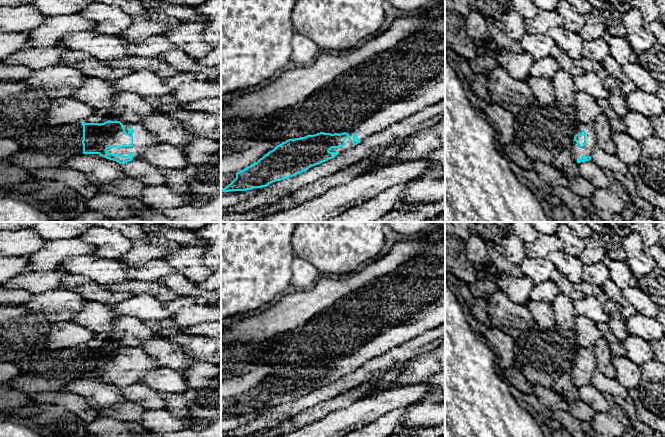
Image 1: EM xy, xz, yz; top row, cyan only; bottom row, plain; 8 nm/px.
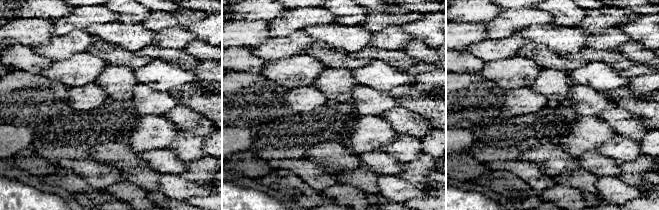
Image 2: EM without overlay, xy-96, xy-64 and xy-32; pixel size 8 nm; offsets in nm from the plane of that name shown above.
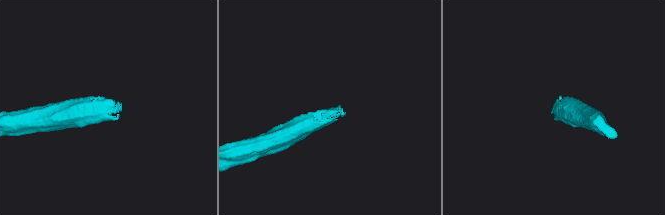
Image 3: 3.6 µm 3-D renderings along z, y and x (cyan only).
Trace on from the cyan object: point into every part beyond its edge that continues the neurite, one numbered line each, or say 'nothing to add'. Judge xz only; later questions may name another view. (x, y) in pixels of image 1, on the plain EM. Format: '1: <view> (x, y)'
1: xz (434, 315)

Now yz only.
1: yz (591, 366)

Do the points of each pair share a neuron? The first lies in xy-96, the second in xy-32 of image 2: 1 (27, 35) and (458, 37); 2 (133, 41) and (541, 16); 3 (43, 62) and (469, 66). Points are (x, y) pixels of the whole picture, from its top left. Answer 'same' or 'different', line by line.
1: same
2: different
3: same

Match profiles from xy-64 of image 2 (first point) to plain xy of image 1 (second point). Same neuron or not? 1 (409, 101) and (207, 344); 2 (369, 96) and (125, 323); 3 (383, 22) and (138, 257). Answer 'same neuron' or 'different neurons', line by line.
1: same neuron
2: same neuron
3: same neuron

